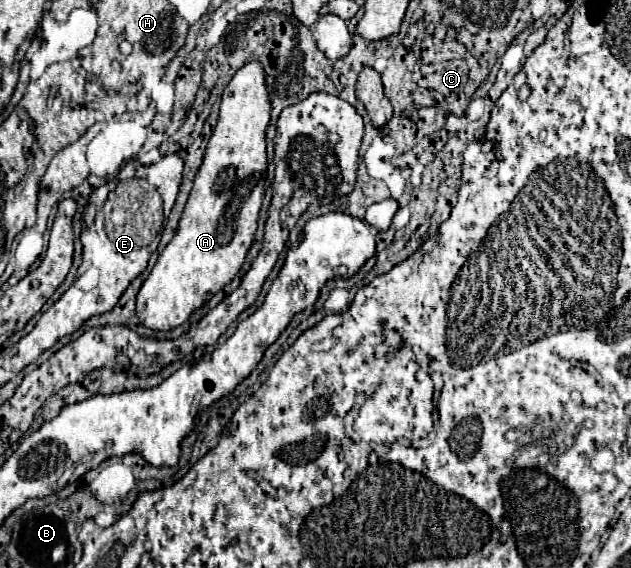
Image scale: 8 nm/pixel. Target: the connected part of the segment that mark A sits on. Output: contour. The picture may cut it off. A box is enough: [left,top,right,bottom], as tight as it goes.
[135,61,271,331]

